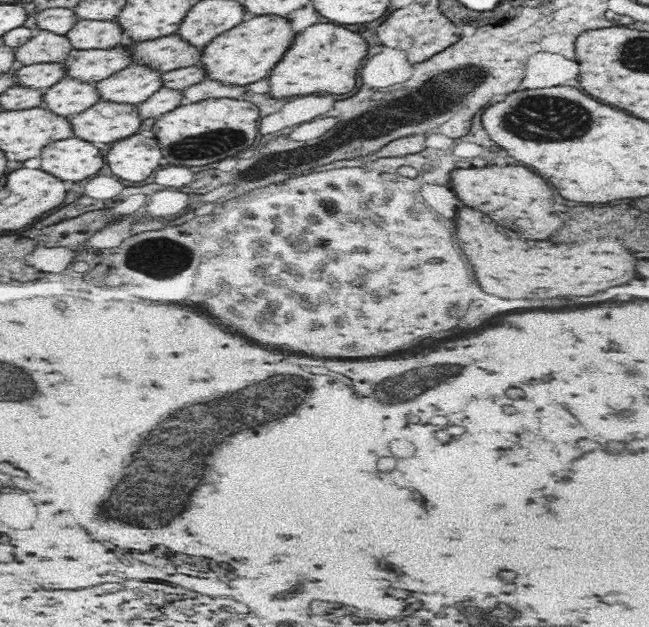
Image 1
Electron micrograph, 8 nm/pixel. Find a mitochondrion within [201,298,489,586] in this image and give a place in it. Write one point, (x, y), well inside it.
(411, 377)

